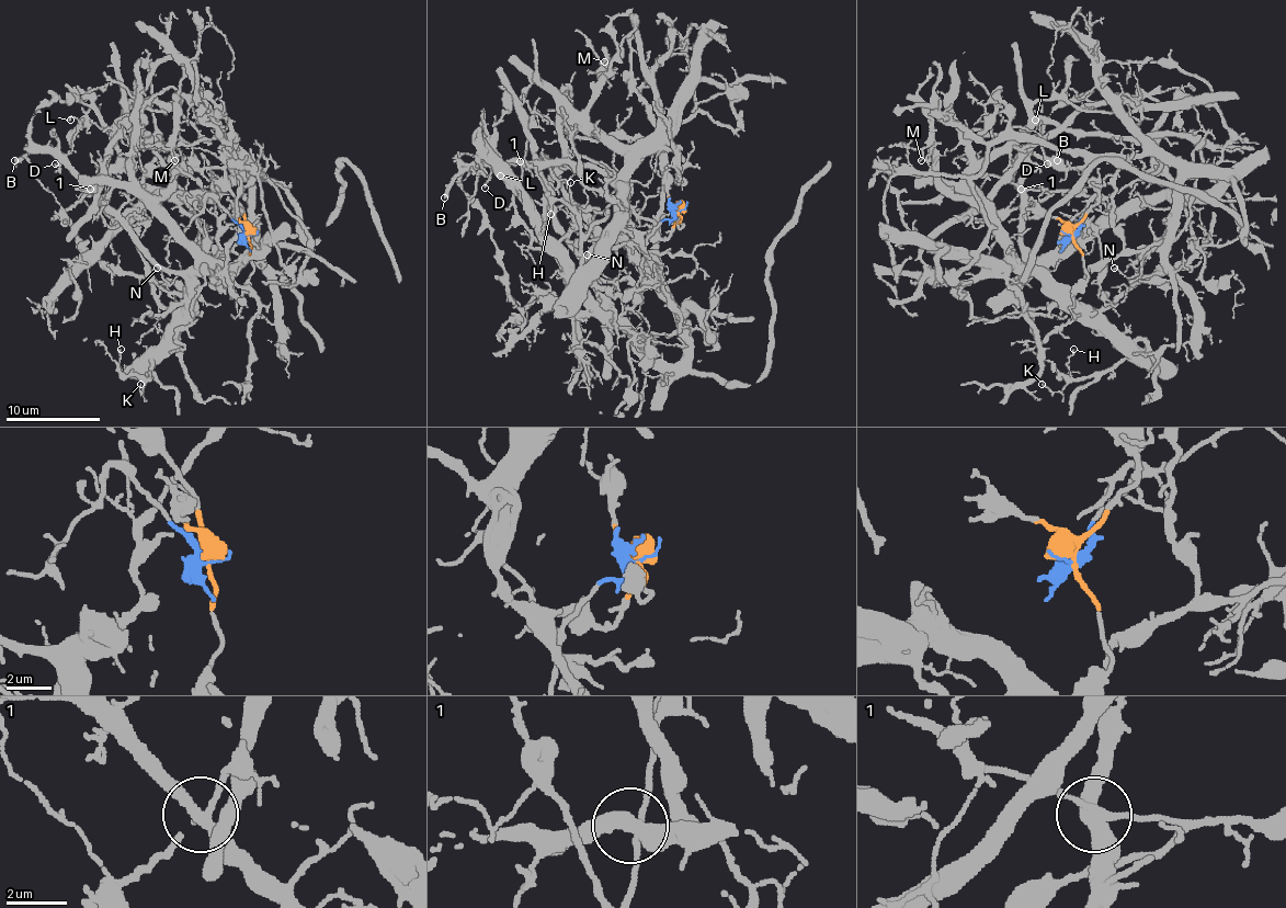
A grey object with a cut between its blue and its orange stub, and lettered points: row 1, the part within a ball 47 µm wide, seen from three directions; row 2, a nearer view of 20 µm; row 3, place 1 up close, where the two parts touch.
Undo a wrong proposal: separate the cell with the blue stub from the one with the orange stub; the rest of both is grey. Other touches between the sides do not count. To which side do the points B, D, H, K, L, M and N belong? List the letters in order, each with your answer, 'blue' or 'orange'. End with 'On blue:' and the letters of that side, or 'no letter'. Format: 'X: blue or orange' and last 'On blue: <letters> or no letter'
B: blue
D: blue
H: blue
K: blue
L: blue
M: blue
N: blue
On blue: B, D, H, K, L, M, N

